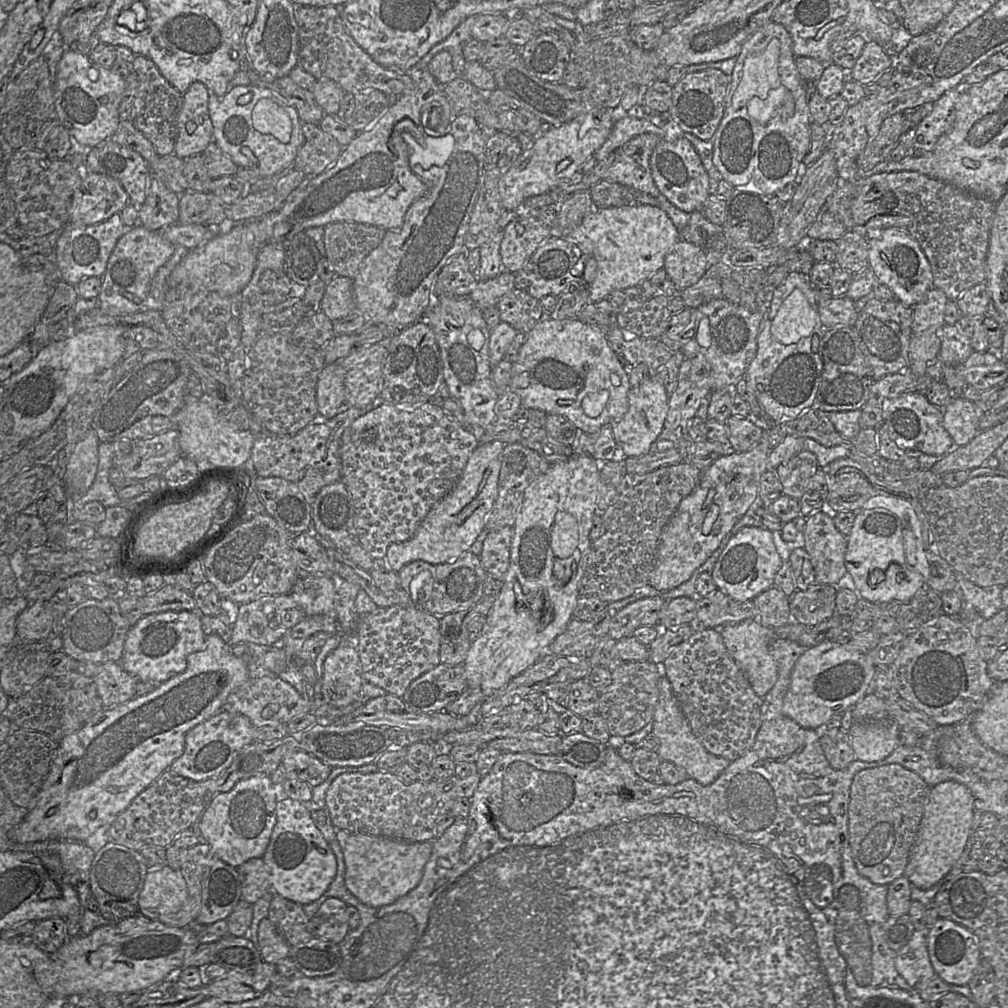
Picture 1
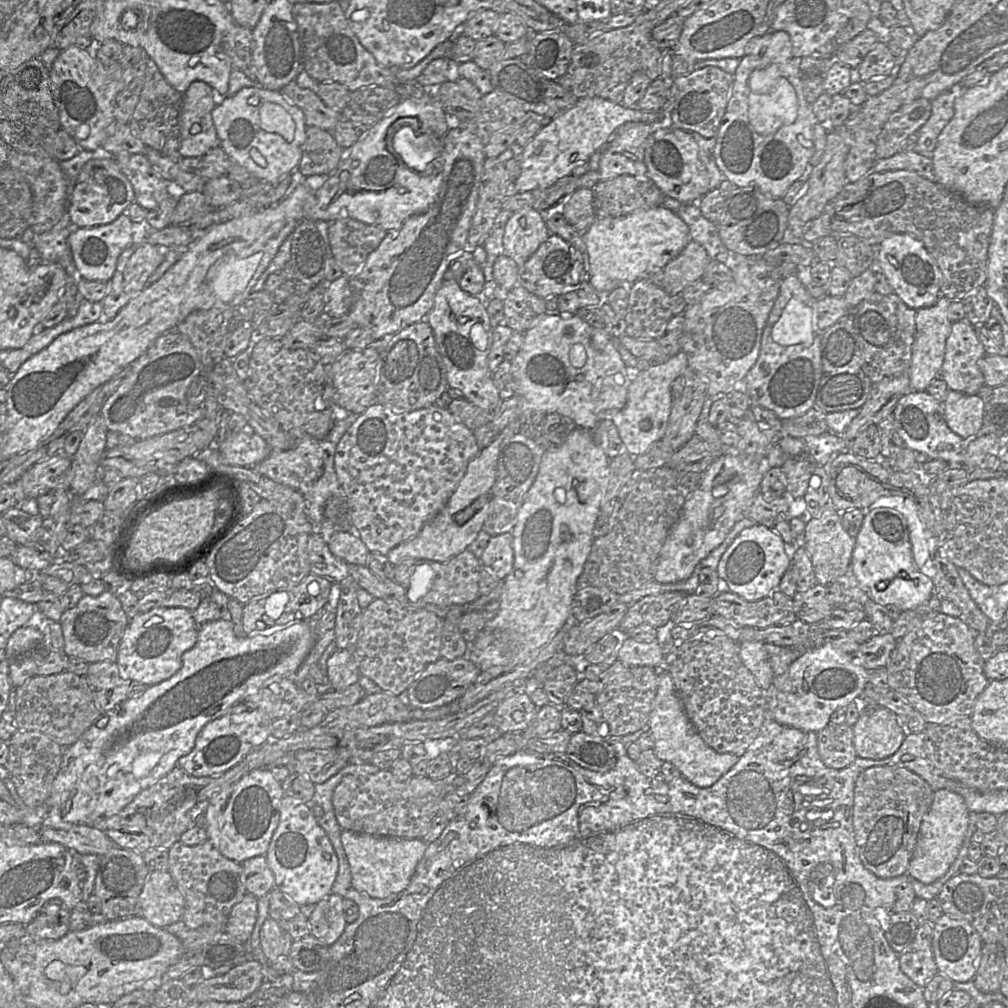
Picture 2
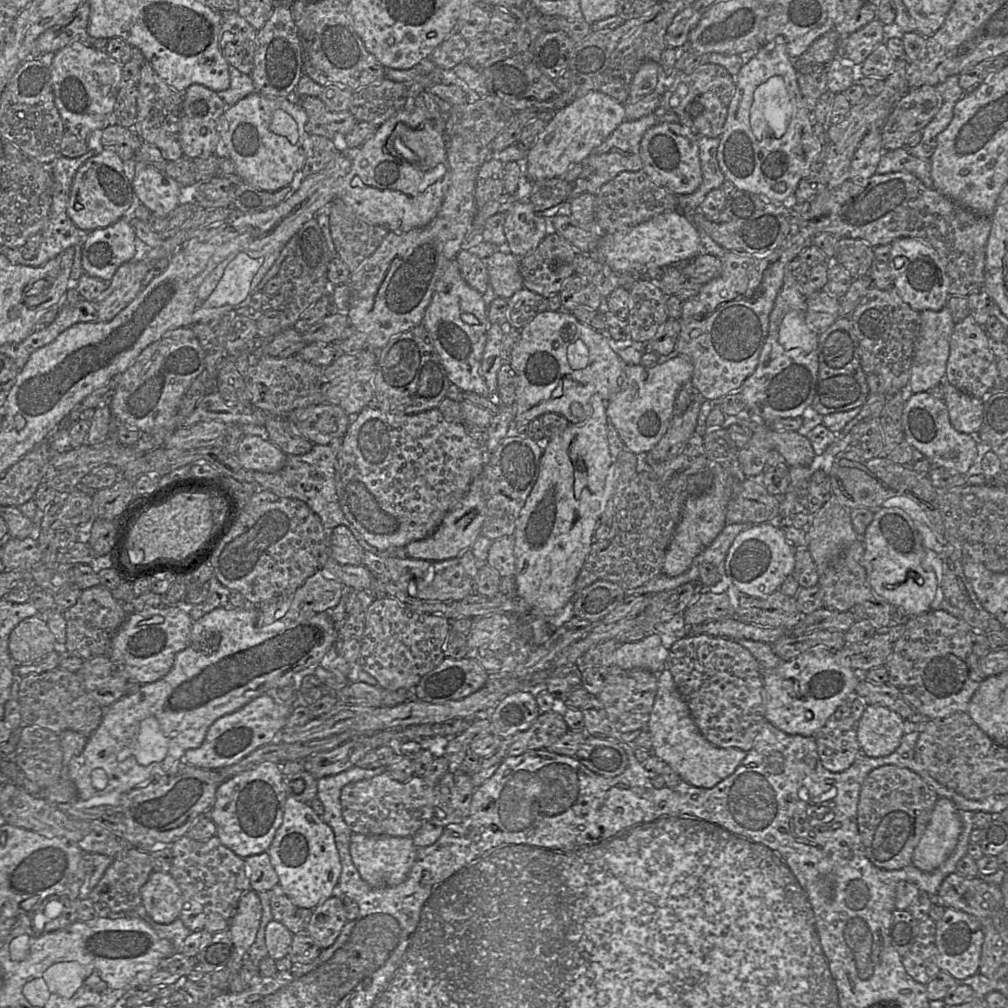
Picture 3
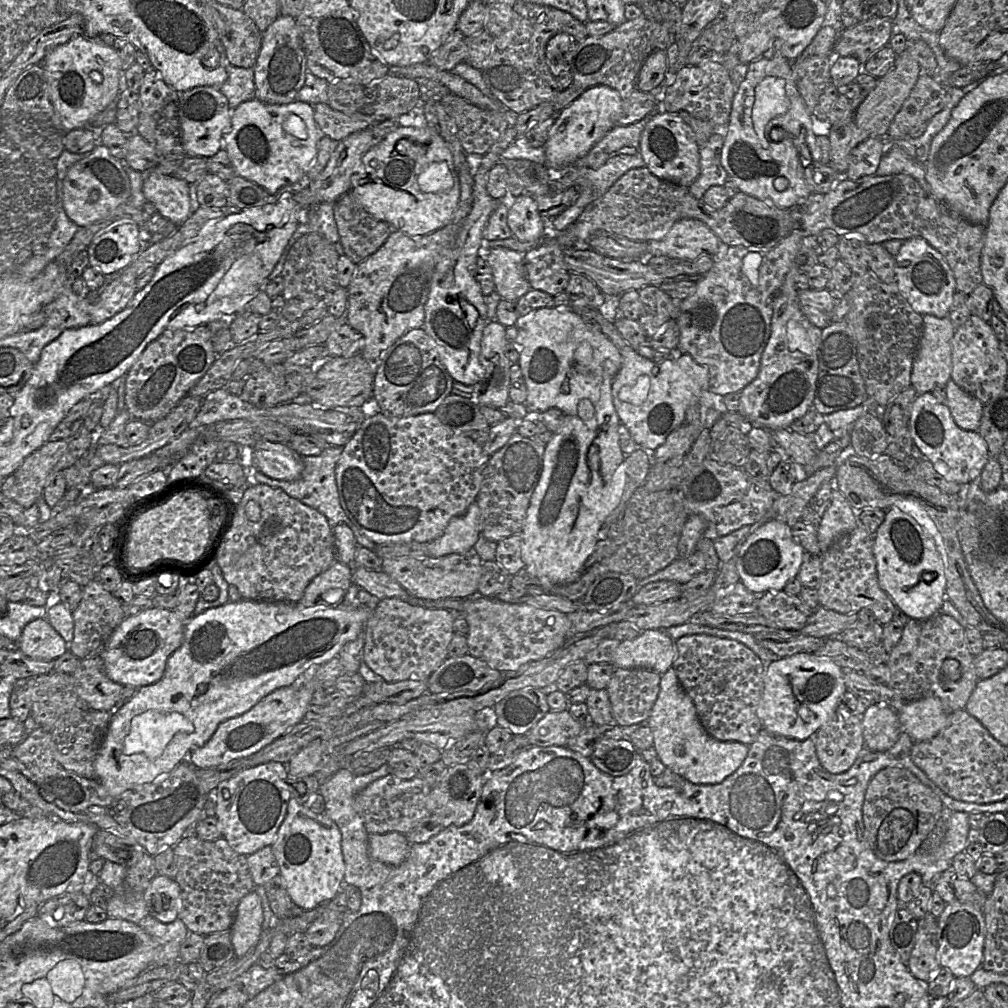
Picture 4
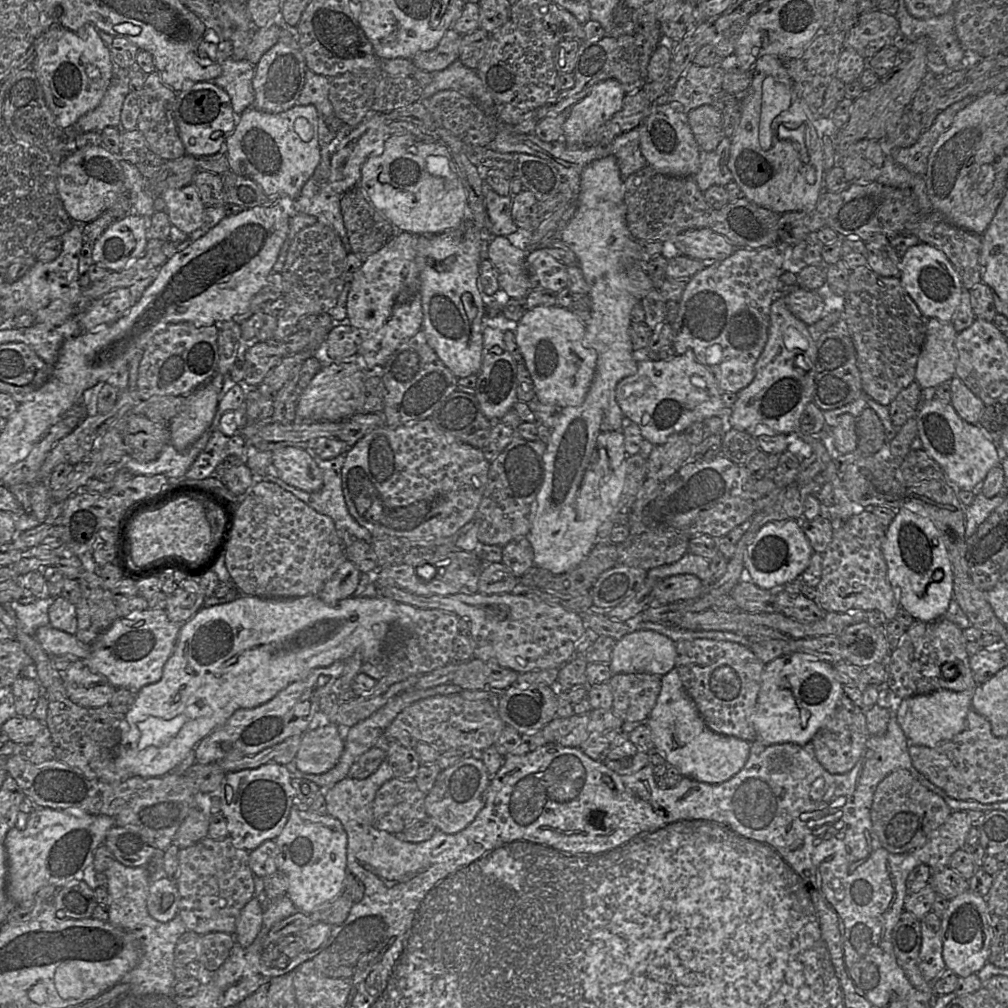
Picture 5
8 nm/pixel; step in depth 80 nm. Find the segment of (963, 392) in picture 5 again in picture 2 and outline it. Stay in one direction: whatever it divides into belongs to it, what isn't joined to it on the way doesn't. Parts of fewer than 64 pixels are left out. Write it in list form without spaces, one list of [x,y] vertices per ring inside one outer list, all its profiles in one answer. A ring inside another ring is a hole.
[[[949,389],[943,404],[947,425],[954,433],[965,440],[979,435],[985,410],[983,398]]]

